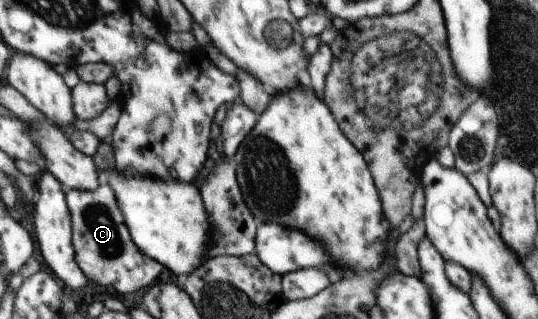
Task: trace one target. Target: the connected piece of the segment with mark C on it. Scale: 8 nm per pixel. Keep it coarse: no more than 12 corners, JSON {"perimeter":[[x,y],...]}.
{"perimeter":[[101,182],[69,189],[79,267],[120,295],[152,285],[162,265],[135,243]]}

